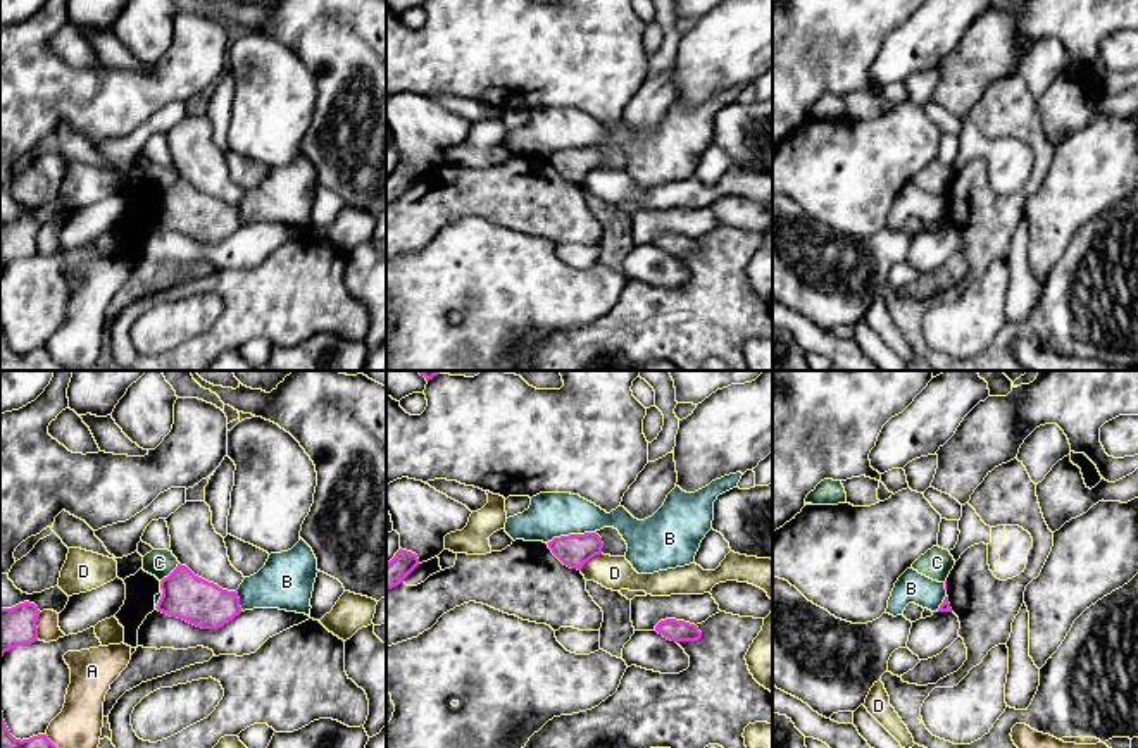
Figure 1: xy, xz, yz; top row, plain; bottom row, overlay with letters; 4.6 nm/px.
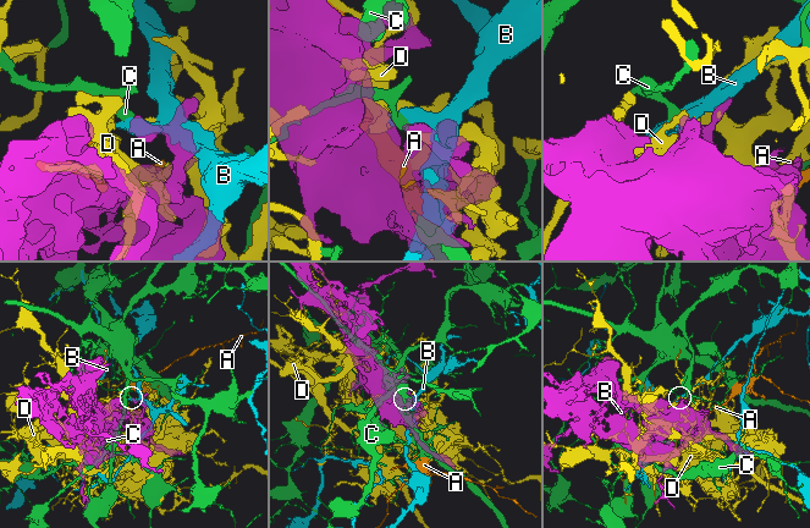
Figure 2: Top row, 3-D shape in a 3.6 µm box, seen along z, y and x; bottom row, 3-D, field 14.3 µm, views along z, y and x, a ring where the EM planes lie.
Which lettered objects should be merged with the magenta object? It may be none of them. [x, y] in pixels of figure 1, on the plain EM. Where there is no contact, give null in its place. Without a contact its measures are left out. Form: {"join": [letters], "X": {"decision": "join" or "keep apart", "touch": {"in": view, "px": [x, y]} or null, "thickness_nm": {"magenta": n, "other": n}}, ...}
{"join": [], "A": {"decision": "keep apart", "touch": {"in": "xy", "px": [35, 240]}, "thickness_nm": {"magenta": 200, "other": 100}}, "B": {"decision": "keep apart", "touch": {"in": "xz", "px": [569, 149]}, "thickness_nm": {"magenta": 160, "other": 220}}, "C": {"decision": "keep apart", "touch": {"in": "xy", "px": [171, 186]}, "thickness_nm": {"magenta": 220, "other": 130}}, "D": {"decision": "keep apart", "touch": {"in": "xz", "px": [590, 171]}, "thickness_nm": {"magenta": 160, "other": 160}}}

